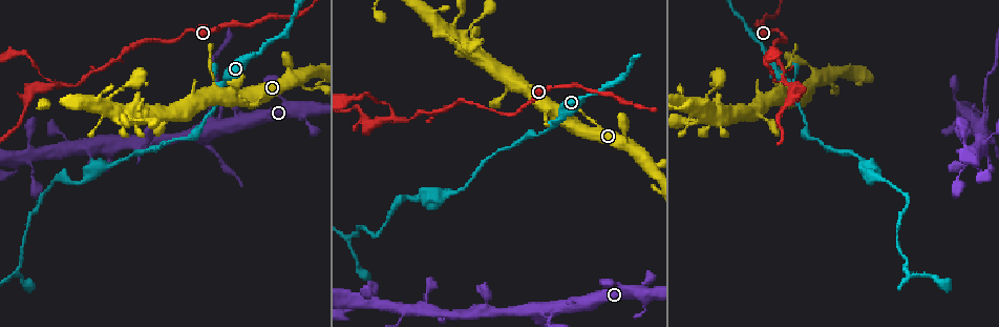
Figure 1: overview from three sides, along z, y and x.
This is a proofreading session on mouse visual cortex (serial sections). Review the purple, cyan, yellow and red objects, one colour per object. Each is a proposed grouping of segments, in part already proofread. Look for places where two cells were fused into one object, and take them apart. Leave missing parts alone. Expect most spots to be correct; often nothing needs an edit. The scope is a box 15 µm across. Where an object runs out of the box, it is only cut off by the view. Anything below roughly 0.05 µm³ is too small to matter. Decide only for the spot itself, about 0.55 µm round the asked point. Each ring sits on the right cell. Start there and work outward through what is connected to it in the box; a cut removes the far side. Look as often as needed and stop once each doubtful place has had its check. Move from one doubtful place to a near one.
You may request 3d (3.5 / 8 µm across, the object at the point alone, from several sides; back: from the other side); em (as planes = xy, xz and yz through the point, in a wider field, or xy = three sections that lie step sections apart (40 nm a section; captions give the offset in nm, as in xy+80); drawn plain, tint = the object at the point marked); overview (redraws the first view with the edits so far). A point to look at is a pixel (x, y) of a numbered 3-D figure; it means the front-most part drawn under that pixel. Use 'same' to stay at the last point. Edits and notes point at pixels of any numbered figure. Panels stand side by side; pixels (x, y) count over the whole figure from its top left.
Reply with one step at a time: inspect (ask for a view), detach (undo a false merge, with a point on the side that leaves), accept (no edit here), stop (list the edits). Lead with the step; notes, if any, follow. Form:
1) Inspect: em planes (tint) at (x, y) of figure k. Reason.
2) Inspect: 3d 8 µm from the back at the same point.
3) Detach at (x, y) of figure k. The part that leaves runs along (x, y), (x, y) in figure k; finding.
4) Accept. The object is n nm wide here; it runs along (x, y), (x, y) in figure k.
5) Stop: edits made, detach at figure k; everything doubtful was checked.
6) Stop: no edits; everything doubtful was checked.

Inspect: 3d 3.5 µm at (223, 83) of figure 1. Branch point.

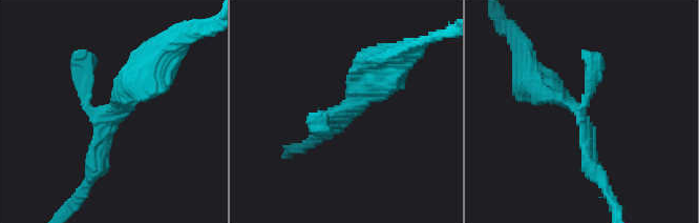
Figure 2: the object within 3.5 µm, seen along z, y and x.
Inspect: em xy step 3 (tint) at (110, 116) of figure 2. Now the EM.

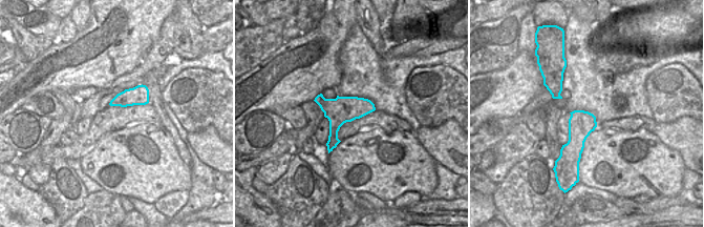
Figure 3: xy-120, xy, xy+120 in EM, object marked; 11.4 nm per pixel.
Accept. It runs along (529, 83), (580, 115), (599, 177) in figure 2; one cell here.

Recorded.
Inspect: em xy step 1 (tint) at (221, 117) of figure 1.

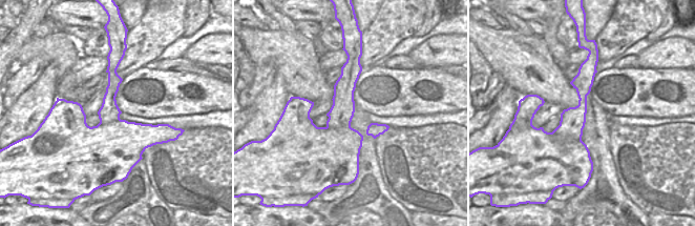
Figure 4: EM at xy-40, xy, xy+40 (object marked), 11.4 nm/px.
Inspect: 3d 3.5 µm at the same point.

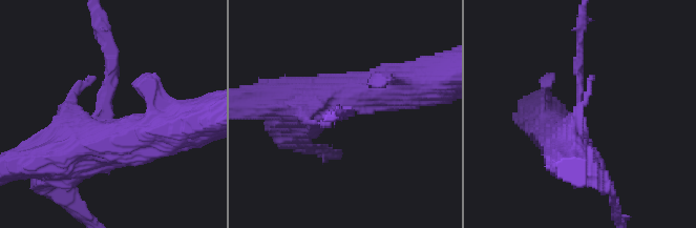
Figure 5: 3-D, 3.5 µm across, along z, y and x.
Detach at (111, 61) of figure 5. The part that leaves runs along (107, 105), (110, 60), (104, 25) in figure 5; a second cell is stuck on.

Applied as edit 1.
Inspect: overview. See it whole again.

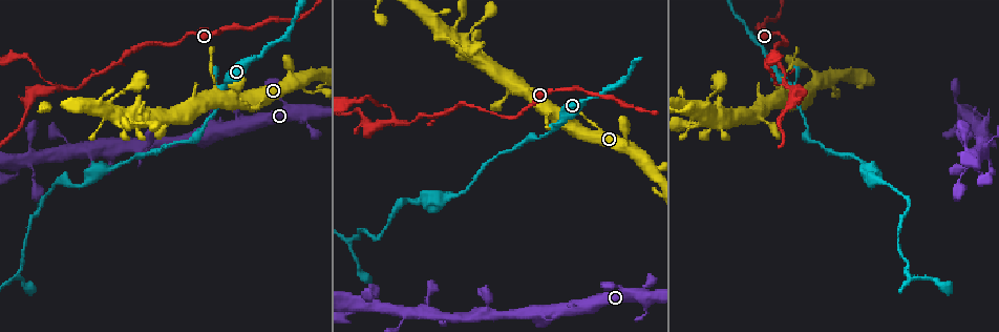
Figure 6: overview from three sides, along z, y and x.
Inspect: 3d 3.5 µm at (908, 276) of figure 6. Arms part here.

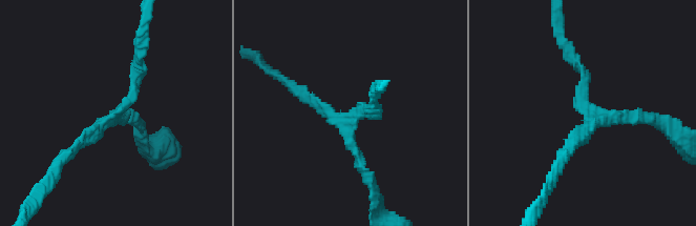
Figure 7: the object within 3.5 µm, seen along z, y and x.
Inspect: em planes (tint) at (592, 113) of figure 7. 3 arms meet here; the arms are 150, 150, 200 nm wide.

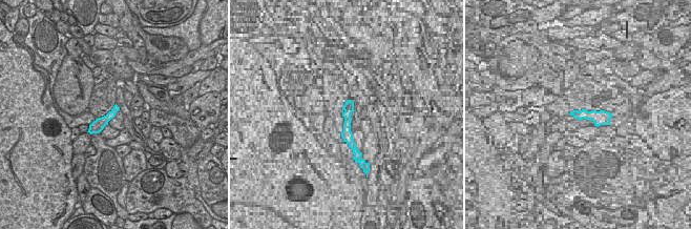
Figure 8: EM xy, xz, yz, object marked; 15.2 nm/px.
Accept. The object is 180 nm wide here; it runs along (375, 97), (345, 127), (368, 178) in figure 7; one cell here.

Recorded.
Inspect: 3d 8 µm at (395, 124) of figure 6.

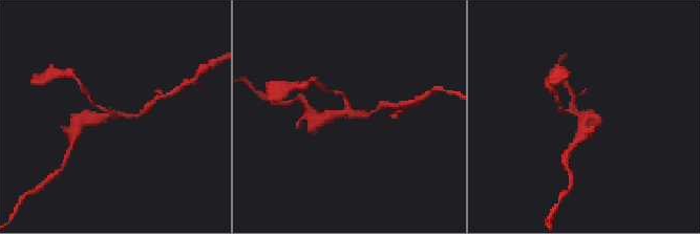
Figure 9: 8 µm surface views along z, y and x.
Inspect: 3d 3.5 µm at (349, 112) of figure 9.

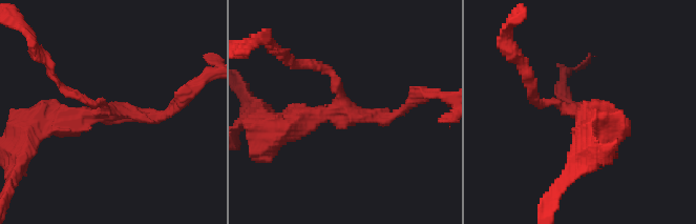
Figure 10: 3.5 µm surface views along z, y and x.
Inspect: em xy step 2 (tint) at (111, 112) of figure 10. 3 arms meet here; the arms are 150, 150, 400 nm wide; need the tissue.

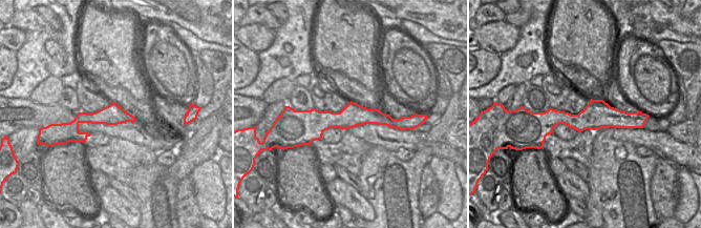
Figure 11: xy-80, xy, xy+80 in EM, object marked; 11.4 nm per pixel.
Accept. It runs along (631, 115), (628, 118), (540, 119) in figure 11; all the same cell.

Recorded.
Inspect: 3d 3.5 µm at (771, 56) of figure 6.

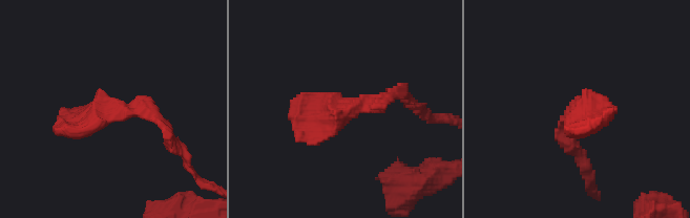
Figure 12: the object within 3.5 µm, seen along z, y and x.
Inspect: em xy step 2 (tint) at (97, 114) of figure 12. Need the tissue.

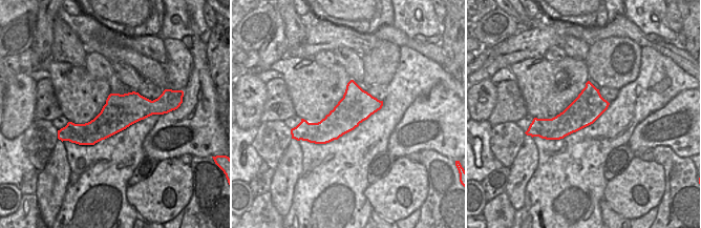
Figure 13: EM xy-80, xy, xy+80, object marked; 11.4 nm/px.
Accept. The object is 380 nm wide here; it runs along (158, 111), (70, 127) in figure 13; all the same cell.

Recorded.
Stop: edits made, detach at figure 5; everything doubtful was checked.

